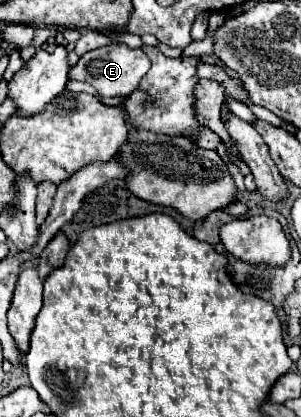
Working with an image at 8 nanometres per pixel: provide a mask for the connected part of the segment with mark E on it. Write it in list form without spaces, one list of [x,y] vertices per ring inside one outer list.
[[[113,40],[109,46],[83,54],[79,62],[71,68],[69,78],[89,82],[101,96],[127,96],[129,92],[137,90],[141,78],[149,72],[149,66],[151,62],[143,50],[133,50],[119,40]]]

